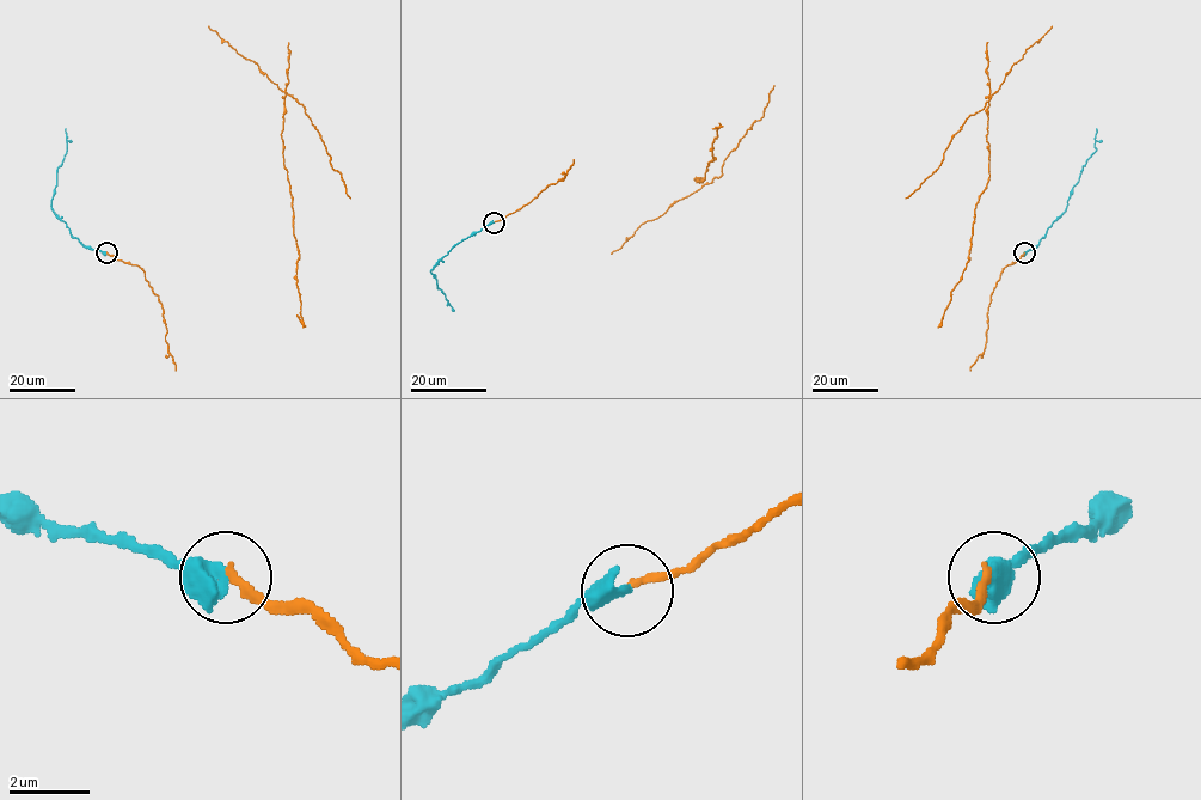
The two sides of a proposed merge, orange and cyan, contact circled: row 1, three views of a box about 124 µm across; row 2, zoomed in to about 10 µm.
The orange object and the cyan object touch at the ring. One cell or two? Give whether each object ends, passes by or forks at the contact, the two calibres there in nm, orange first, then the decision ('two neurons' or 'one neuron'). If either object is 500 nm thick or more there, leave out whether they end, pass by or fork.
calibres 180 and 550 nm; one neuron

